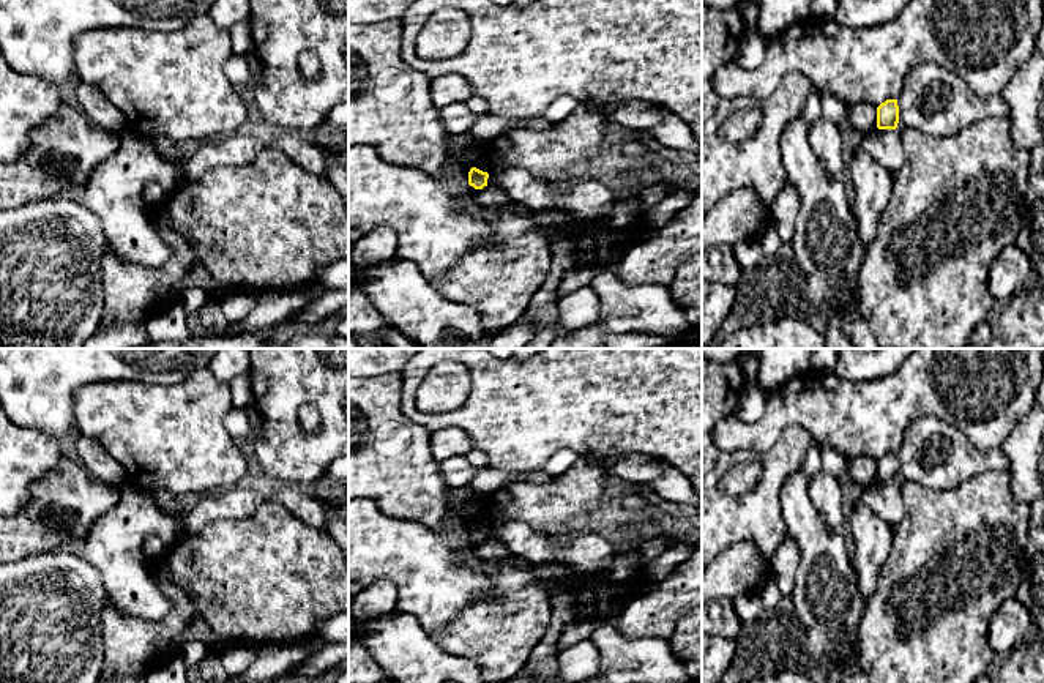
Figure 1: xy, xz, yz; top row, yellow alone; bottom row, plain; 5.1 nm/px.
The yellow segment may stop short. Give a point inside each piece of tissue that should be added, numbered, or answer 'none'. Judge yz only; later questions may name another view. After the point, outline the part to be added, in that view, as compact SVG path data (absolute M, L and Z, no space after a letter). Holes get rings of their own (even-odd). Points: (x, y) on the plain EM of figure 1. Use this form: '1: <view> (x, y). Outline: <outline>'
none

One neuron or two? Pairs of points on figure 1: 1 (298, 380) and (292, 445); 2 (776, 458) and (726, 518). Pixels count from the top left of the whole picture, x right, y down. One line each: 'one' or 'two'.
1: one
2: one

